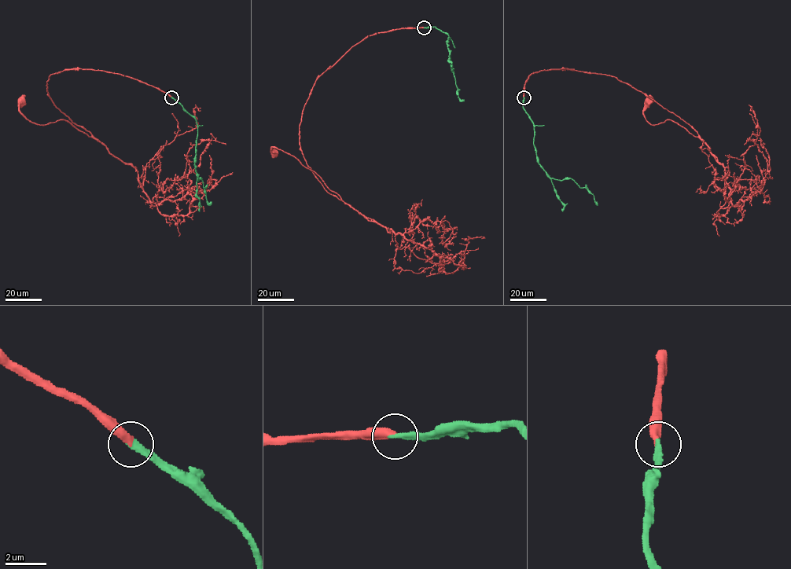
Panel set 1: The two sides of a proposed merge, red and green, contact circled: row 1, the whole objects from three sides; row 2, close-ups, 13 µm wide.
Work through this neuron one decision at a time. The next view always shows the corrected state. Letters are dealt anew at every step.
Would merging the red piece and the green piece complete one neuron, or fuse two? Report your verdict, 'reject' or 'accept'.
accept

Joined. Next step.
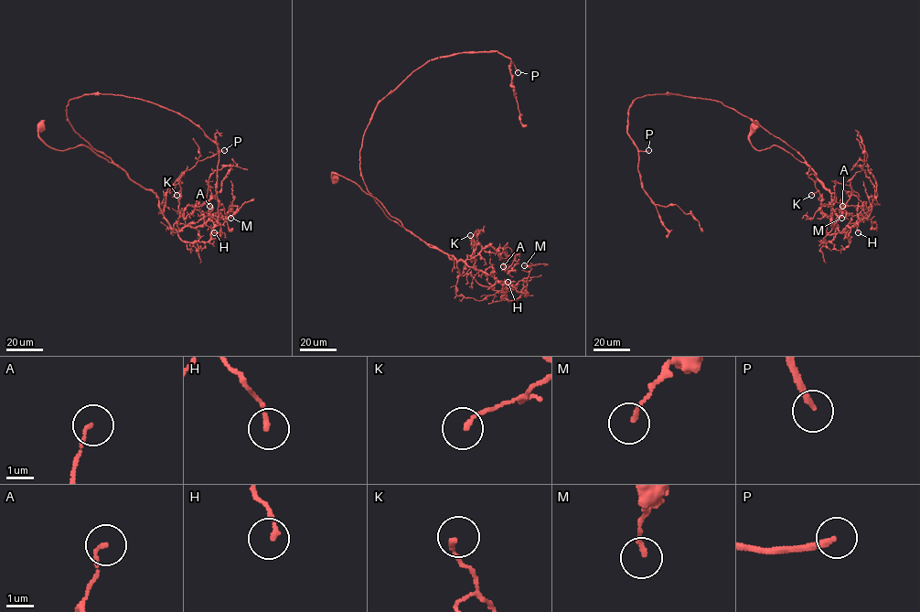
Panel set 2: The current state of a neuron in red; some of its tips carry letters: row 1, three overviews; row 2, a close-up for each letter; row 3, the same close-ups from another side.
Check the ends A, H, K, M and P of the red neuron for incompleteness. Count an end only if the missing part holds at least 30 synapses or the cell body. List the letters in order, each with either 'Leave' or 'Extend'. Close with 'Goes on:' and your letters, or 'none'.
A: Leave
H: Leave
K: Leave
M: Leave
P: Extend
Goes on: P

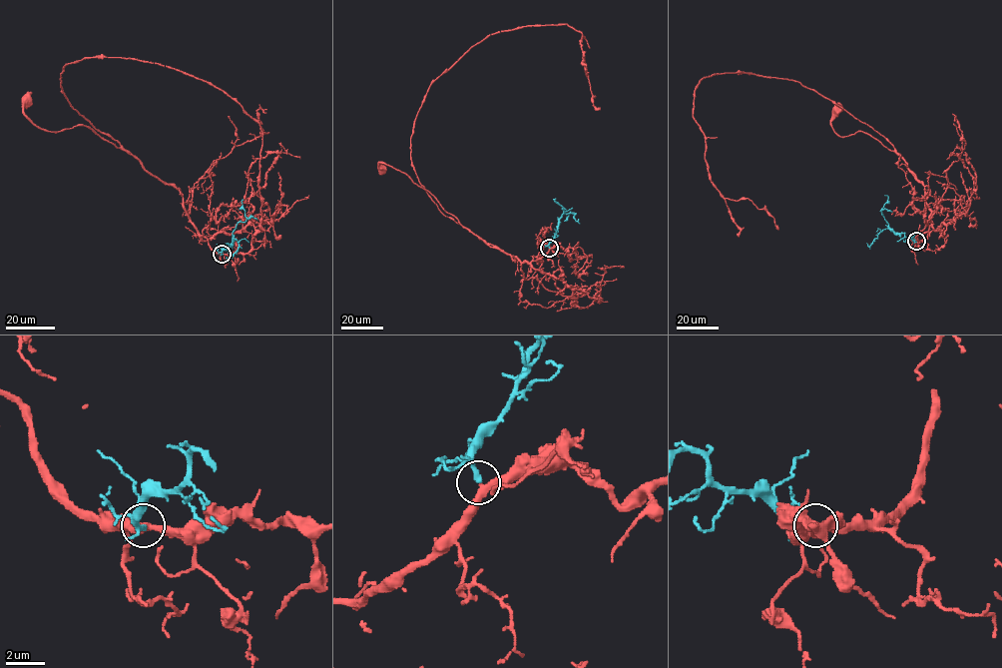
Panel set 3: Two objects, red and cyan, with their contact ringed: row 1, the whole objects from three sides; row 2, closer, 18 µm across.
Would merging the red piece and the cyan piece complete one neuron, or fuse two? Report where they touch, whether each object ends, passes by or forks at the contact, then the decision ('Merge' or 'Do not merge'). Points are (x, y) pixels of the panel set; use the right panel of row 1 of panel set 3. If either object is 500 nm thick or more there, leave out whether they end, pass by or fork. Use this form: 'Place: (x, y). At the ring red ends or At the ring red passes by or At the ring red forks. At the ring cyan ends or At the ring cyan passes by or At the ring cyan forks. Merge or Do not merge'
Place: (916, 241). At the ring red passes by. At the ring cyan passes by. Merge

